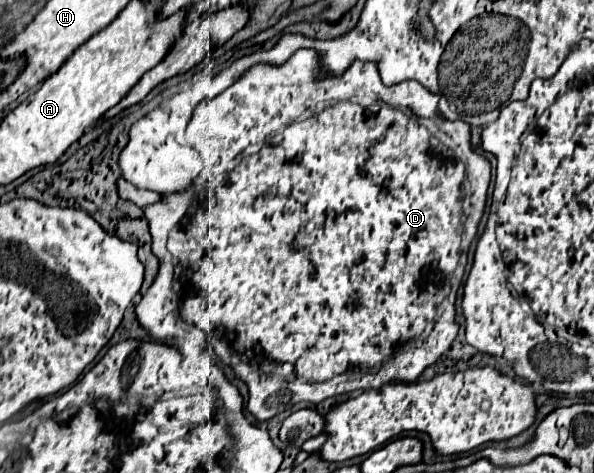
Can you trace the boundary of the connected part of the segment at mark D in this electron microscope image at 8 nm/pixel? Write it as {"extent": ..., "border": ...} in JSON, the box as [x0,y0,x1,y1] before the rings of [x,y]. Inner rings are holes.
{"extent":[135,48,491,422],"border":[[[299,48],[285,64],[279,64],[279,66],[263,64],[263,62],[255,64],[249,70],[245,70],[225,92],[221,92],[219,96],[215,96],[211,100],[203,100],[195,108],[193,118],[187,126],[187,142],[199,150],[201,160],[205,164],[201,174],[187,188],[189,198],[185,198],[185,190],[173,192],[173,194],[163,194],[159,202],[143,208],[147,220],[149,220],[151,236],[153,236],[153,254],[159,258],[159,272],[157,272],[155,282],[147,290],[147,296],[135,306],[137,322],[147,332],[149,338],[153,336],[153,340],[169,340],[169,344],[173,344],[183,355],[183,364],[191,363],[194,358],[192,353],[188,353],[188,341],[185,343],[185,339],[177,335],[177,330],[187,330],[185,322],[203,330],[205,334],[217,334],[221,340],[225,340],[231,350],[229,366],[233,368],[235,376],[239,380],[243,380],[249,388],[247,410],[259,422],[269,420],[269,418],[293,408],[301,400],[319,404],[331,396],[339,396],[339,394],[353,392],[353,390],[379,388],[381,384],[389,384],[393,380],[415,382],[427,366],[435,364],[437,358],[451,348],[451,344],[459,332],[459,324],[455,320],[455,301],[462,280],[454,278],[451,291],[451,276],[459,264],[463,267],[467,265],[470,244],[477,237],[477,234],[463,232],[463,226],[461,226],[463,209],[465,222],[465,216],[471,206],[469,200],[473,200],[473,212],[479,212],[479,220],[481,220],[485,214],[485,206],[487,206],[487,188],[491,182],[491,162],[483,154],[477,154],[471,148],[471,126],[469,124],[462,120],[453,122],[453,120],[447,120],[441,116],[441,112],[438,112],[440,95],[429,92],[414,80],[404,81],[391,87],[381,84],[375,62],[355,60],[341,76],[325,74],[319,78],[319,74],[321,74],[321,54],[313,48]],[[405,106],[411,108],[413,114],[405,114],[401,110]],[[173,268],[175,268],[175,276],[173,276],[175,290],[171,290],[171,270]]]}

